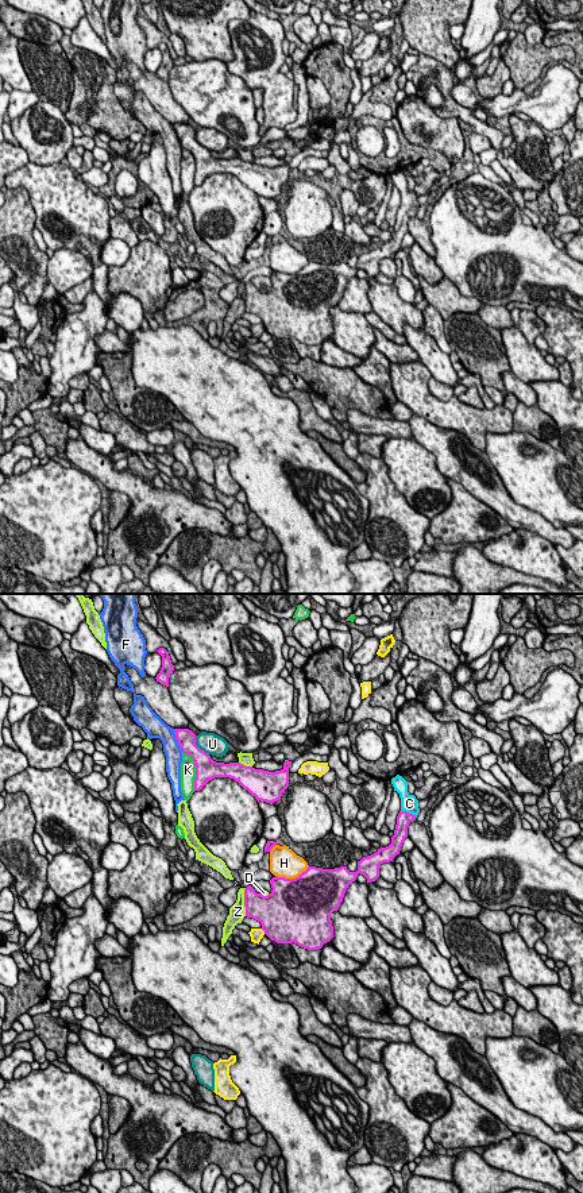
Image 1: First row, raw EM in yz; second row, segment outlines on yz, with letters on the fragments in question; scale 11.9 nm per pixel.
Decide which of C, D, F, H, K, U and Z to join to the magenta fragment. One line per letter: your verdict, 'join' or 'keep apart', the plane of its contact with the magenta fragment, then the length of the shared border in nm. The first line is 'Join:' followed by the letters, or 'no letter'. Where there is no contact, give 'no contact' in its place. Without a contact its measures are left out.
Join: C
C: join; meets magenta in yz; contact 200 nm long
D: keep apart; meets magenta in yz; contact 80 nm long
F: keep apart; meets magenta in yz; contact 320 nm long
H: keep apart; meets magenta in yz; contact 420 nm long
K: keep apart; meets magenta in yz; contact 480 nm long
U: keep apart; meets magenta in yz; contact 300 nm long
Z: keep apart; meets magenta in yz; contact 340 nm long

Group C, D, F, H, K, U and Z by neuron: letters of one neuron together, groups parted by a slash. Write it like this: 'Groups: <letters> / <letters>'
Groups: C / D / F / H / K / U / Z

